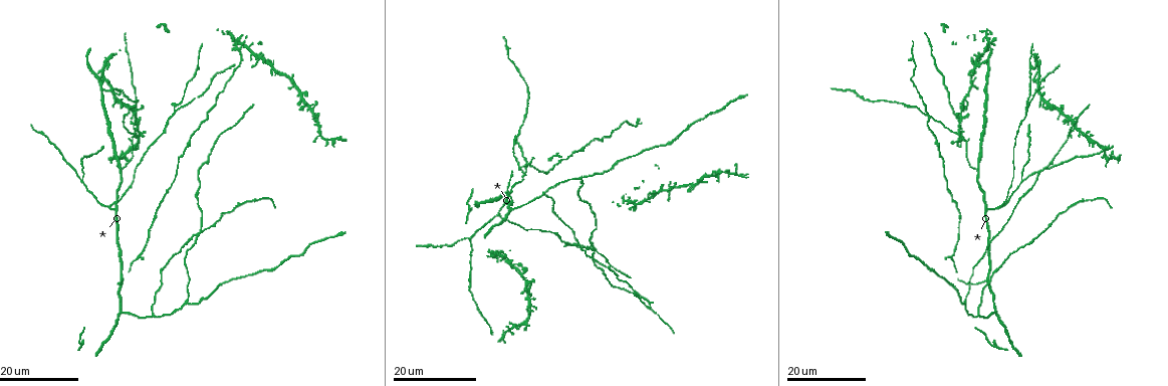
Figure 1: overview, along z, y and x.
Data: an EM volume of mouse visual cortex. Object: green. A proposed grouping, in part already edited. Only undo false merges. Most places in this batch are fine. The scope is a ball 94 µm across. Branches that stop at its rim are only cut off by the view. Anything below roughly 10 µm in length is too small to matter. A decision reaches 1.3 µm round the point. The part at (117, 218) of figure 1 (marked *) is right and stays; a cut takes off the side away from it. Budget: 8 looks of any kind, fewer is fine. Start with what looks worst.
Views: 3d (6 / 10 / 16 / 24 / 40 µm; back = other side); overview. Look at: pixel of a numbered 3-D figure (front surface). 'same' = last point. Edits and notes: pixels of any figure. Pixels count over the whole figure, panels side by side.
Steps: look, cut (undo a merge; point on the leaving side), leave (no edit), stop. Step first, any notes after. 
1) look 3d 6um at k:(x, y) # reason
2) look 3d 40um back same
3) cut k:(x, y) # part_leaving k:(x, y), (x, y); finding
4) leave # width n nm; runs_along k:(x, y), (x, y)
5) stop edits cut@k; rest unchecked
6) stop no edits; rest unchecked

look 3d 16um at 1:(568, 241)

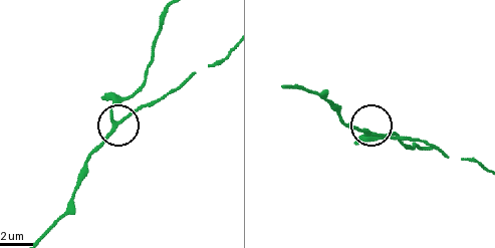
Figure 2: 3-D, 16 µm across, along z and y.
look 3d 10um at 2:(115, 121) # zoom in

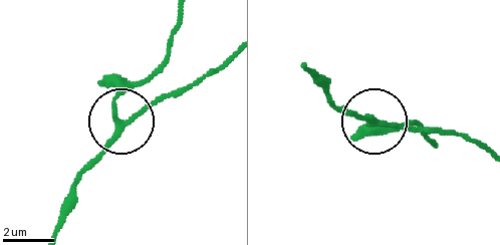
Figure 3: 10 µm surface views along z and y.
look 3d 10um back at 3:(371, 120)

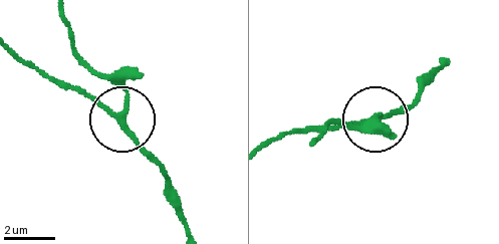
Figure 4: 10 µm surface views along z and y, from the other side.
leave # width 190 nm; runs_along 4:(189, 228), (176, 189), (123, 124), (69, 87); one neuron here

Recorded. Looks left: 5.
look 3d 16um at 1:(471, 240) # three arms meet

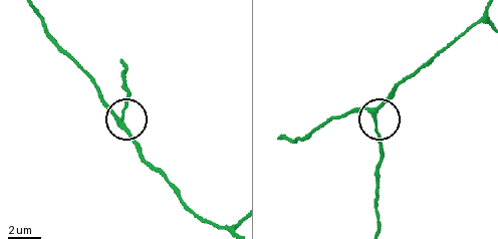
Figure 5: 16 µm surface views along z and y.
look 3d 10um at 5:(372, 115) # closer look

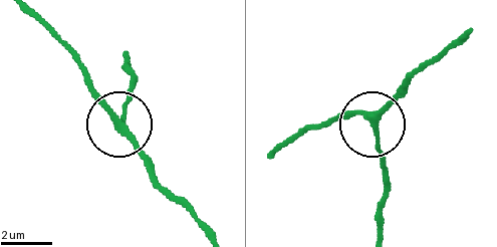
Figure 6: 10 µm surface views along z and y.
leave # arms 3; runs_along 6:(467, 31), (379, 120), (342, 113); all the same neuron

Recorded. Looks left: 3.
look 3d 16um at 1:(987, 280)

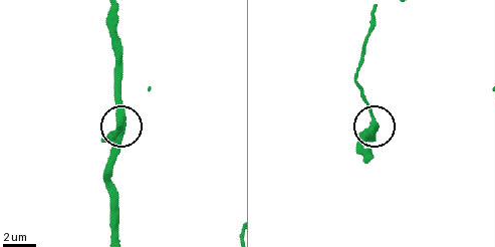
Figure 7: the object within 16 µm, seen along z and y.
look 3d 10um at 7:(374, 122)

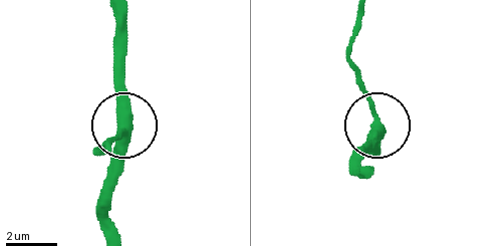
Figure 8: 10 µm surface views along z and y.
leave # arms 3; runs_along 8:(115, 16), (121, 166), (115, 183); all the same neuron

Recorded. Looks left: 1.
stop no edits; rest unchecked

